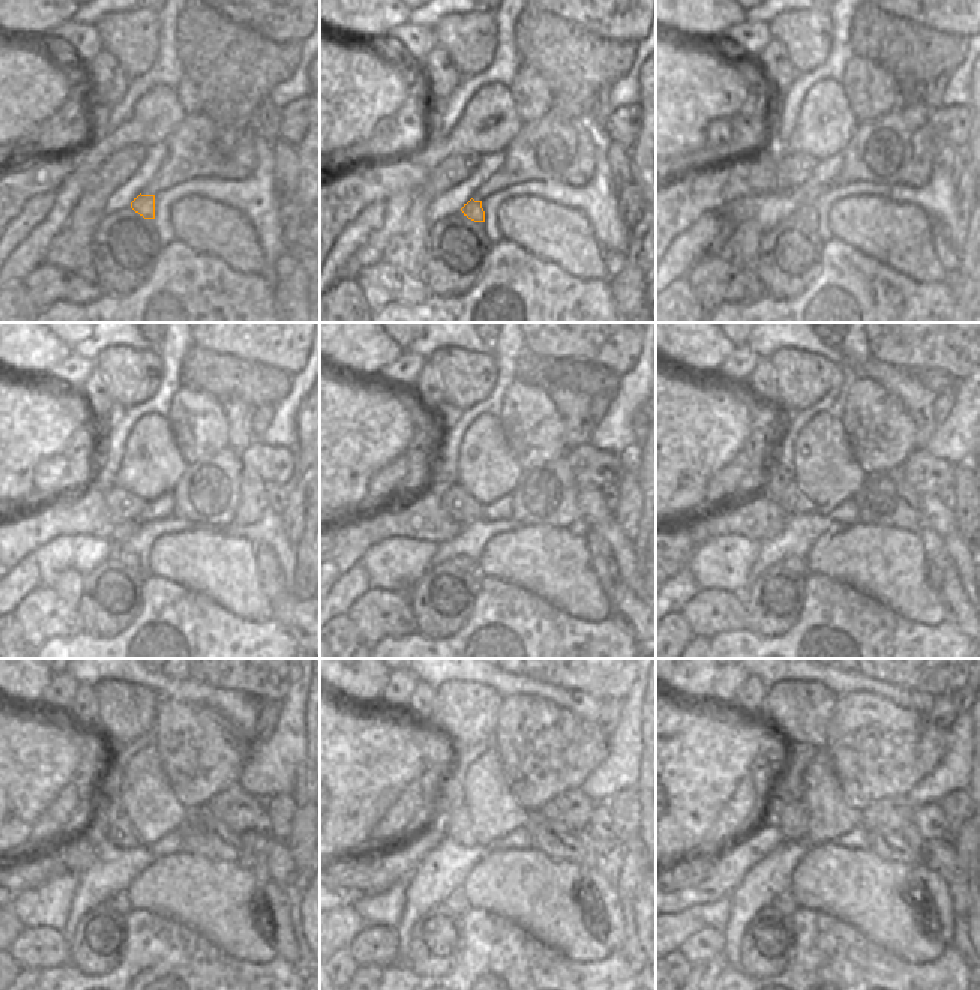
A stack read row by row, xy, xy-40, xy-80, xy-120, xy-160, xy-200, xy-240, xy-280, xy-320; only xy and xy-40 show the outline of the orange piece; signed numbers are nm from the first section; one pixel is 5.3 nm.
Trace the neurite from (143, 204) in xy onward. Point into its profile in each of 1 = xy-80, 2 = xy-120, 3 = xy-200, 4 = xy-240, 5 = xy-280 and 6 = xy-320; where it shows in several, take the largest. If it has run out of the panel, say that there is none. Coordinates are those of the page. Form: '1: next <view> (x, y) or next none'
1: next xy-80 (806, 215)
2: next xy-120 (128, 558)
3: next xy-200 (799, 566)
4: next xy-240 (119, 902)
5: next xy-280 (456, 903)
6: next xy-320 (785, 903)

